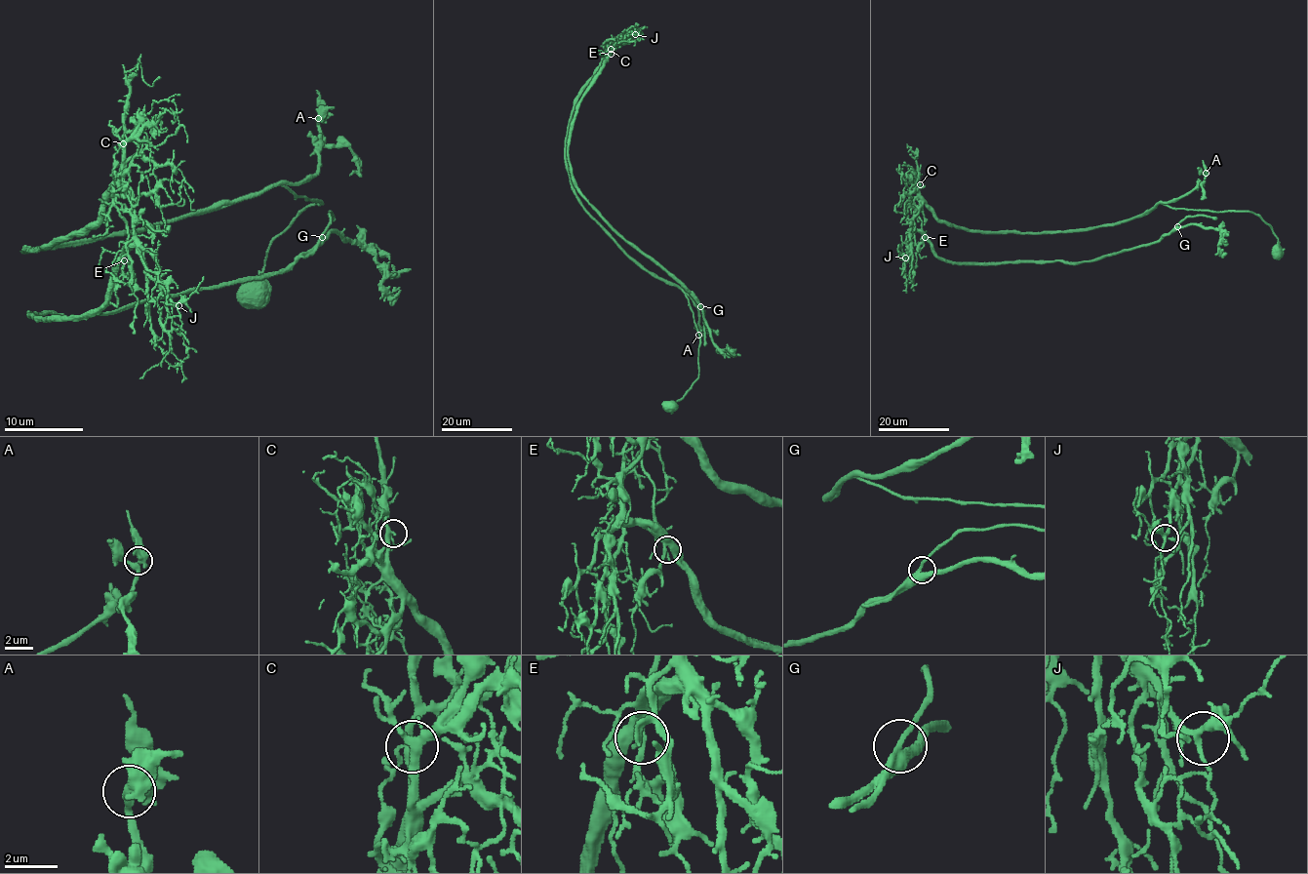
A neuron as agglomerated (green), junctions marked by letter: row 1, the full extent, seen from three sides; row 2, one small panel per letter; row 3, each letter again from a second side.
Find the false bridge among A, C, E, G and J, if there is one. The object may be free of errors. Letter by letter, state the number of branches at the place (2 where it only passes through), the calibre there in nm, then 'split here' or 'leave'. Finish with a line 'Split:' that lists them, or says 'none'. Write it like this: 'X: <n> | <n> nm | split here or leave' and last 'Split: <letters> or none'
A: 3 | 360 nm | leave
C: 3 | 240 nm | split here
E: 3 | 320 nm | leave
G: 3 | 340 nm | leave
J: 3 | 240 nm | leave
Split: C

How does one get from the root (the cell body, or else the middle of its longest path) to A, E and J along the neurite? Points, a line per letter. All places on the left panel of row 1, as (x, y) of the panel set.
A: (255, 292), (270, 243), (307, 205), (322, 203), (296, 195), (288, 187), (307, 179), (318, 170), (318, 119)
E: (255, 292), (270, 243), (322, 201), (272, 183), (145, 229), (25, 249), (88, 229), (120, 183), (124, 260)
J: (255, 292), (270, 243), (322, 201), (272, 183), (25, 249), (88, 229), (120, 183), (145, 270), (178, 305)

